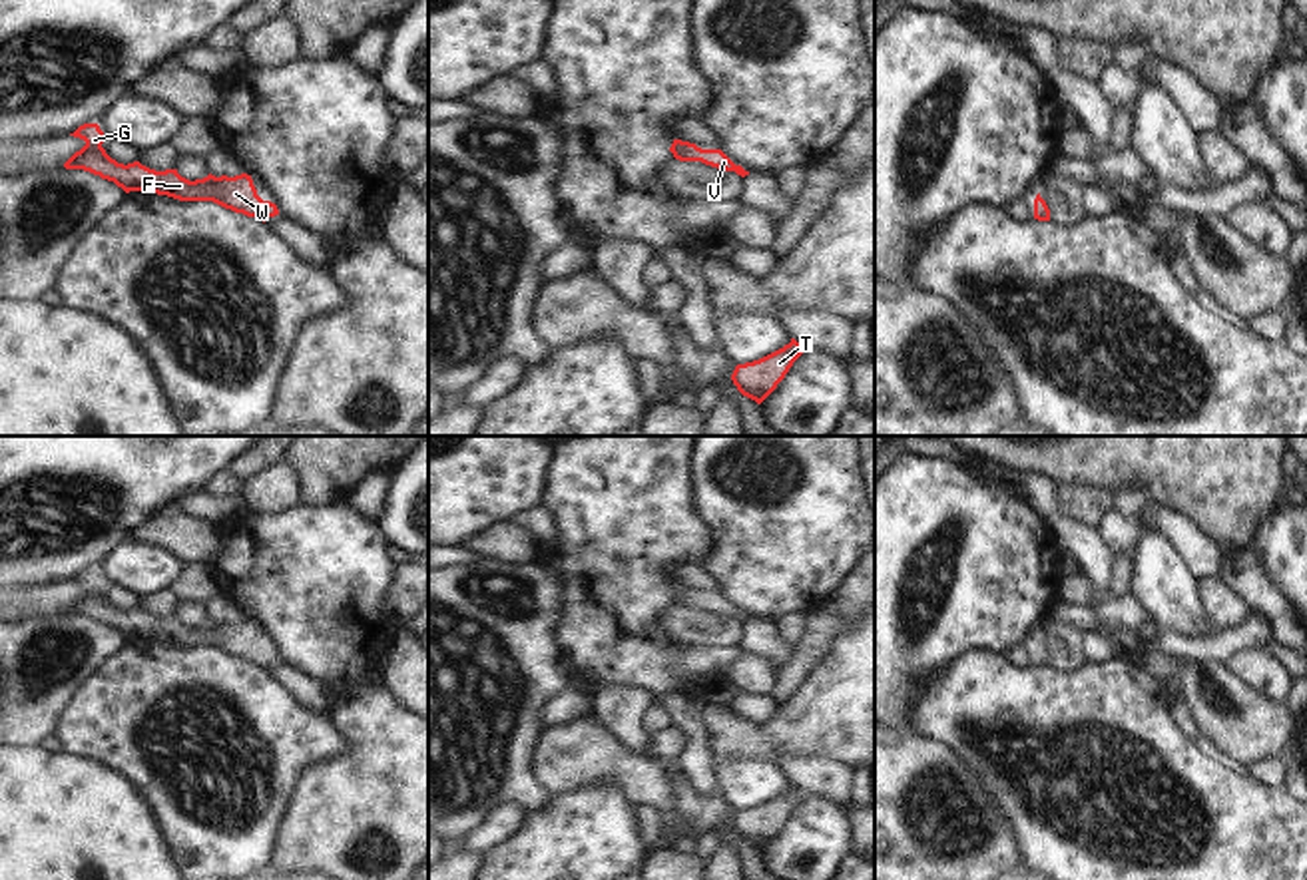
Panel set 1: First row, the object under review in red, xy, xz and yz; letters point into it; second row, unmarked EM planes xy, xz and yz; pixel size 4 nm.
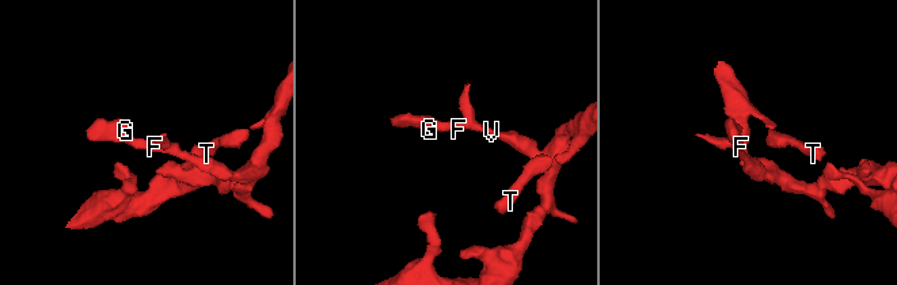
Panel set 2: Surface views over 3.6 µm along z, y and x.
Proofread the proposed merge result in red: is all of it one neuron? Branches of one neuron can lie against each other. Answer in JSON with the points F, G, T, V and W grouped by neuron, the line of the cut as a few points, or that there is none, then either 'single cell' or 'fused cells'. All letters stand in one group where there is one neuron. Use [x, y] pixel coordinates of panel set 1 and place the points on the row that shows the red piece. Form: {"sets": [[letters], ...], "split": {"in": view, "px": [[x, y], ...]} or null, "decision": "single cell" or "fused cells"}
{"sets": [["F", "G", "T", "V", "W"]], "split": null, "decision": "single cell"}

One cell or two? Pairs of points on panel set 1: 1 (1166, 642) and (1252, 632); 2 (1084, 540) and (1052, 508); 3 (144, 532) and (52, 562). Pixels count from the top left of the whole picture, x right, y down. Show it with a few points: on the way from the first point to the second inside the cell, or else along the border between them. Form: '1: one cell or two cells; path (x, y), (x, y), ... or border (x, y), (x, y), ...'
1: one cell; path (1188, 648), (1230, 648)
2: one cell; path (1074, 536), (1056, 518)
3: two cells; border (168, 508), (150, 512), (130, 532), (128, 540)

